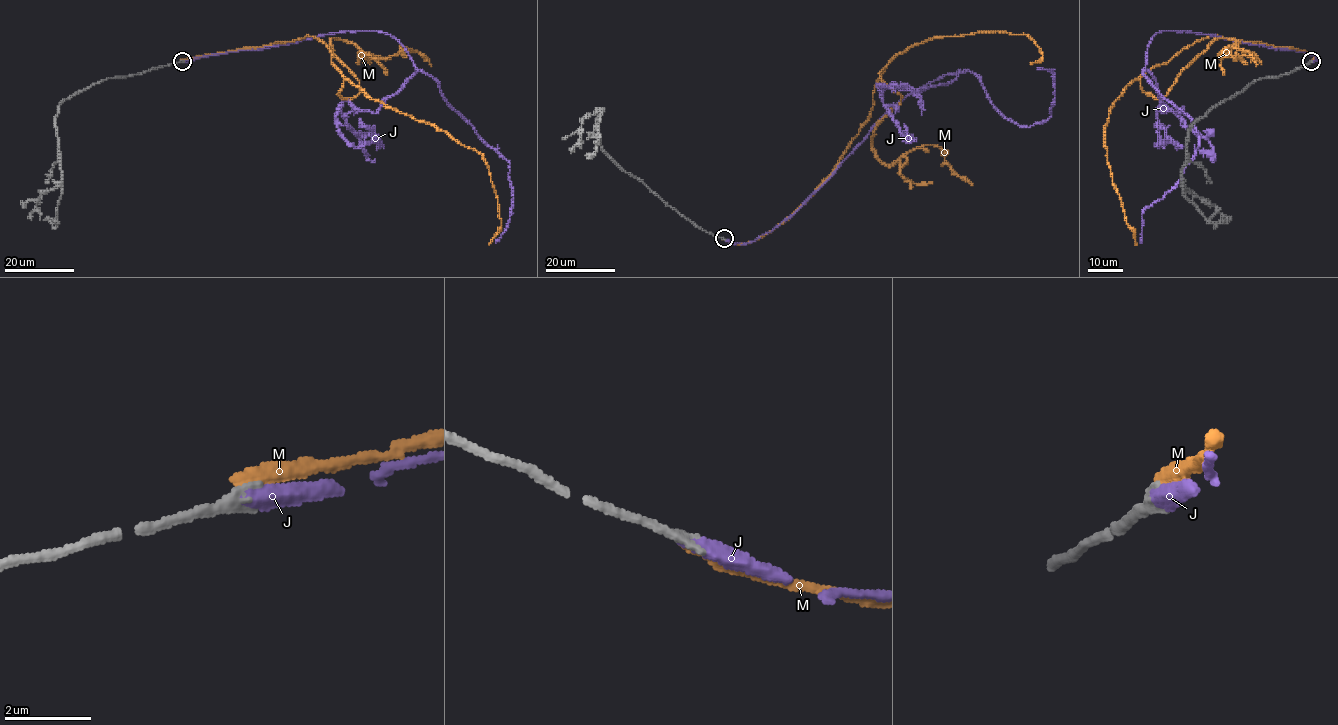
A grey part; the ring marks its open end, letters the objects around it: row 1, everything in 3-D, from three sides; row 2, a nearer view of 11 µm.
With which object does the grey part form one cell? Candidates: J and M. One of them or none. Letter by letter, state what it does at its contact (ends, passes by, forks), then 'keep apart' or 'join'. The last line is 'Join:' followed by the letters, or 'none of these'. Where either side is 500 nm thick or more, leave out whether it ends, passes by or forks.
J: it ends there; join
M: it ends there; keep apart
Join: J

